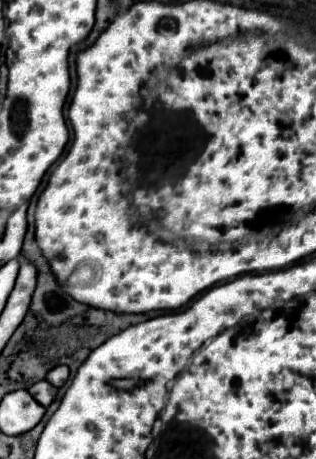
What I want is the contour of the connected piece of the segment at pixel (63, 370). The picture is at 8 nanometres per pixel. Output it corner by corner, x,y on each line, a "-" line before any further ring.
57,366
47,374
47,382
51,382
53,386
63,386
67,378
69,378
69,368
67,366

